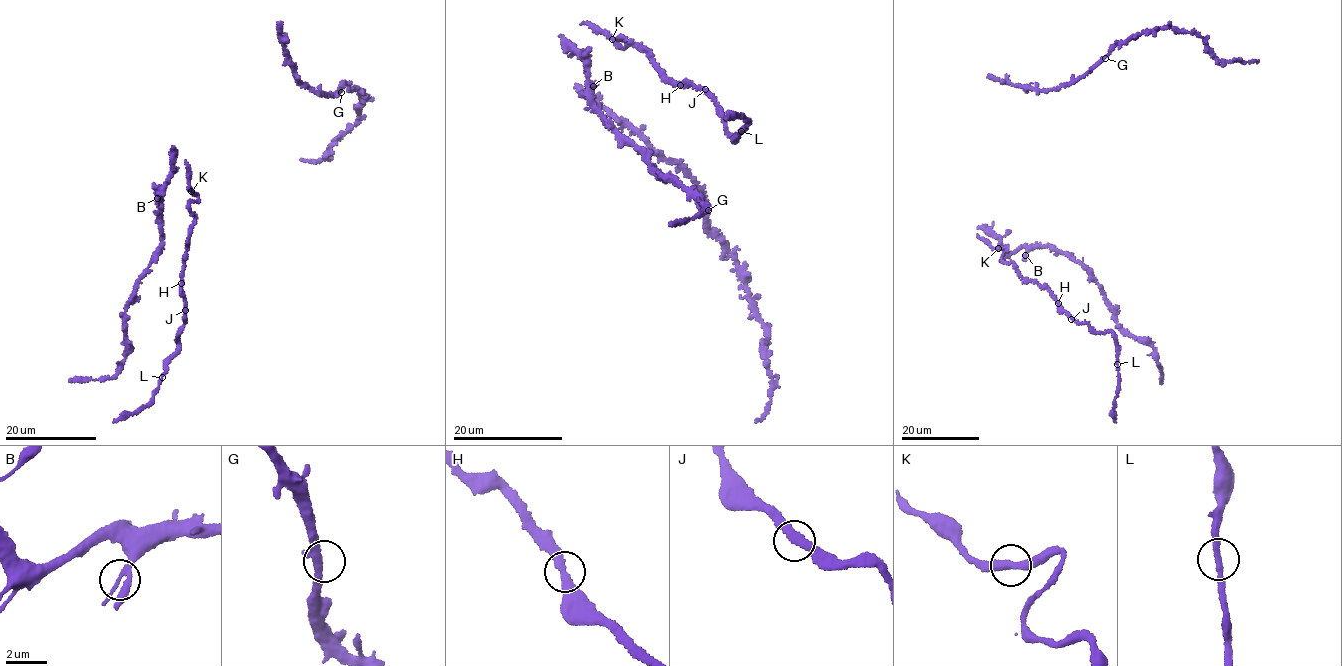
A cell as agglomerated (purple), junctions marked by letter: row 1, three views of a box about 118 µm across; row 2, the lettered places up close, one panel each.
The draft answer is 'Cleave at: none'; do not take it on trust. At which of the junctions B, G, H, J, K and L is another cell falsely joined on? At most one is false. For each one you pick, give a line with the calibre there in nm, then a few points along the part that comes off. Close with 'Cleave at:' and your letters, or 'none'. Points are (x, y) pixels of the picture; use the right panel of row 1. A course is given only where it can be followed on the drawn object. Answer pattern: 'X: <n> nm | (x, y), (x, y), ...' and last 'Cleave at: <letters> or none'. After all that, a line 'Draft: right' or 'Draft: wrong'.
Cleave at: none
Draft: right

